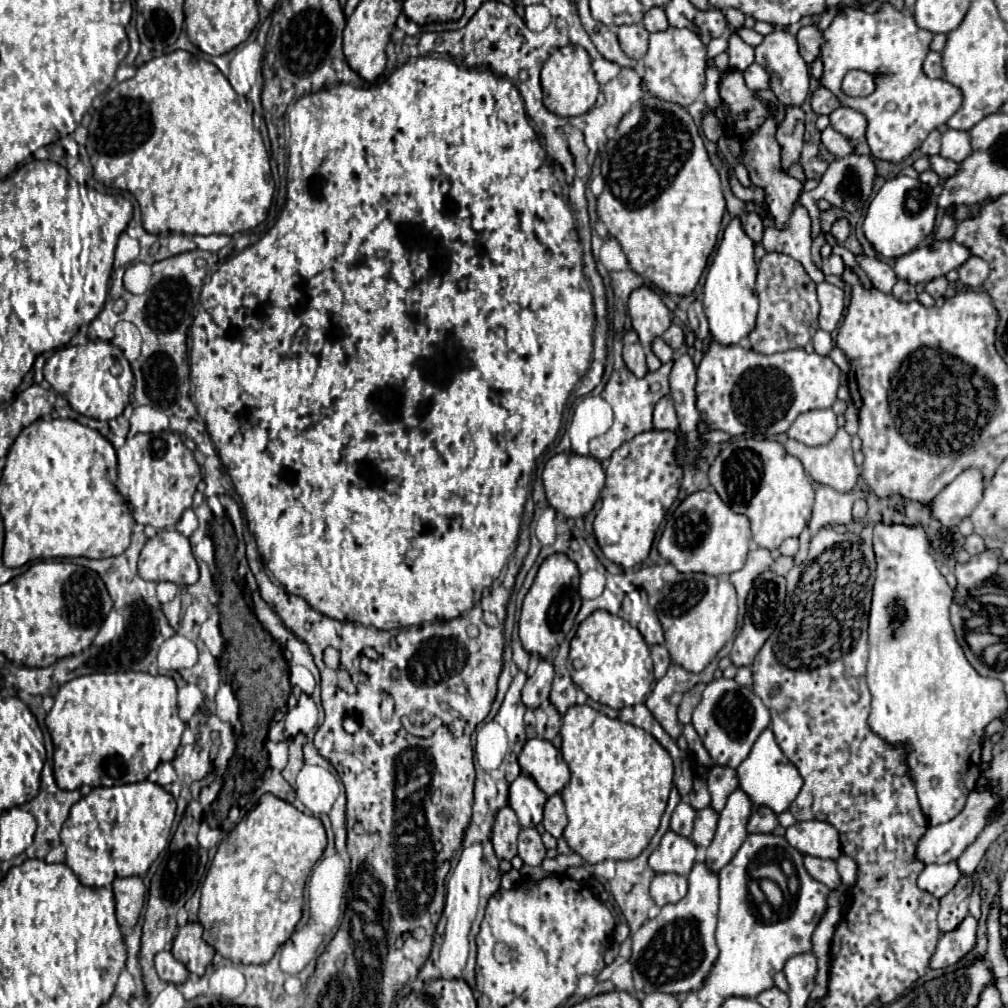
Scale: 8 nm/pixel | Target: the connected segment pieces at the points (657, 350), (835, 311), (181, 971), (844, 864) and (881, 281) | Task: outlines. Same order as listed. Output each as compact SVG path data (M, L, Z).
M656 337L654 341L652 341L652 351L654 351L654 355L662 361L662 363L668 363L668 361L672 361L672 347L668 347L660 337Z
M822 281L818 285L818 301L820 301L820 329L824 331L834 331L838 321L842 319L842 309L844 309L844 291L836 285L830 285Z
M162 951L156 955L156 971L158 977L166 983L182 985L188 979L188 969L180 961L176 961L170 951Z
M840 855L840 859L836 859L836 867L844 885L852 885L856 881L856 863L848 855Z
M856 255L856 263L860 265L860 269L868 275L868 279L872 281L872 285L876 289L880 289L882 293L890 293L896 279L896 273L892 269L890 263L878 259L878 257L866 257L866 255Z

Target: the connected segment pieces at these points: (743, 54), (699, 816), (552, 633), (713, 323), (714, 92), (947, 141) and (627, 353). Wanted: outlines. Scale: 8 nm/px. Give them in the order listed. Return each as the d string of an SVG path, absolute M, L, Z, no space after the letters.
M730 33L730 69L738 69L744 71L748 65L754 63L754 49L750 45L746 45L736 33Z
M706 807L704 811L696 811L692 841L696 845L708 847L712 837L714 837L714 833L716 833L716 823L718 823L718 813L712 807Z
M554 553L546 557L534 577L530 591L524 597L524 607L520 615L520 639L526 651L538 653L540 657L548 657L556 645L564 641L564 633L568 633L574 625L574 617L580 611L580 595L578 595L580 571L576 563L572 563L564 553Z
M734 217L726 229L724 239L718 245L714 261L706 275L706 293L704 293L704 313L710 323L710 335L722 345L740 343L756 325L758 313L758 297L756 297L756 259L754 259L754 243L744 231L742 219Z
M706 68L705 101L708 107L716 109L721 103L719 95L720 73L717 68Z
M948 129L942 135L942 149L940 149L942 157L952 159L956 163L962 163L970 153L972 153L972 145L970 145L970 139L968 139L966 131Z
M630 329L624 333L624 363L636 377L644 377L648 373L646 359L644 359L644 349L638 341L638 335Z

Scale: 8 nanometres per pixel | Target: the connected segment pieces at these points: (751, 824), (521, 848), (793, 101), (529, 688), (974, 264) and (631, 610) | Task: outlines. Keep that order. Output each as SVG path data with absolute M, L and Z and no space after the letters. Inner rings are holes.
M758 807L750 821L748 821L748 833L772 833L778 825L778 817L768 807Z
M534 827L522 829L518 835L518 855L526 865L540 865L546 857L546 847Z
M772 31L770 35L764 37L764 41L755 49L755 62L764 66L770 74L770 90L778 97L778 103L782 107L792 107L792 105L802 105L806 95L808 95L808 85L810 85L810 71L804 65L804 59L798 53L798 43L796 37L790 35L788 31Z
M540 659L536 673L528 677L524 689L522 689L522 701L526 703L528 709L536 709L544 701L548 701L550 695L550 685L554 677L554 665L550 659Z
M972 255L968 261L964 261L964 263L958 267L958 273L960 273L960 281L962 281L964 285L980 287L980 285L986 281L990 269L988 269L988 263L984 263L984 259Z
M638 591L626 595L624 607L622 607L622 617L642 633L642 637L646 639L648 645L656 645L656 643L664 641L664 631L656 617L656 611L648 605L646 597L640 595Z

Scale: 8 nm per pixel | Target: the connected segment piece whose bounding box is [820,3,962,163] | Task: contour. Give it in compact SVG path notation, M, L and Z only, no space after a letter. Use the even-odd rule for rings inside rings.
M884 3L876 13L842 7L824 31L822 63L824 73L820 85L830 89L840 105L852 107L868 121L866 143L874 159L902 163L932 129L946 123L962 105L962 91L946 79L928 79L922 71L924 57L930 51L932 33L918 27L910 13ZM860 69L874 75L876 89L868 97L848 97L840 85L848 71Z

